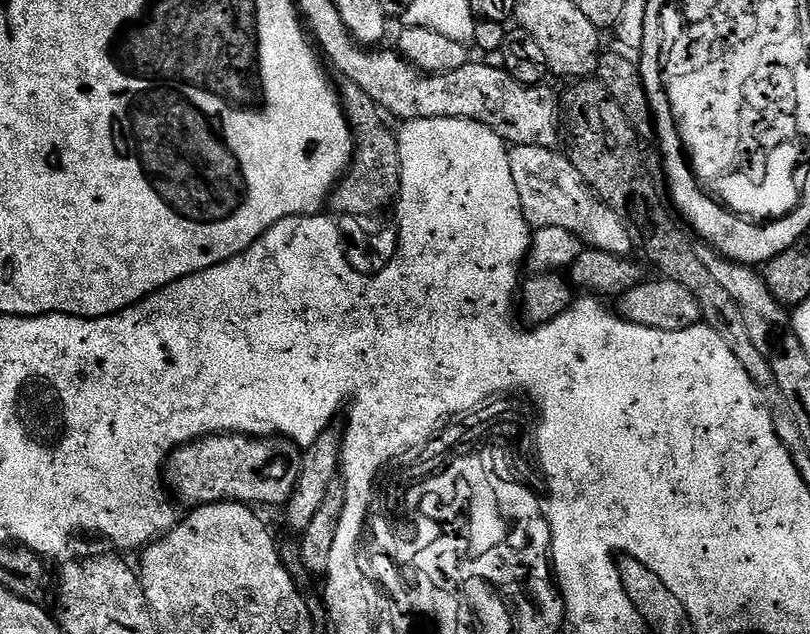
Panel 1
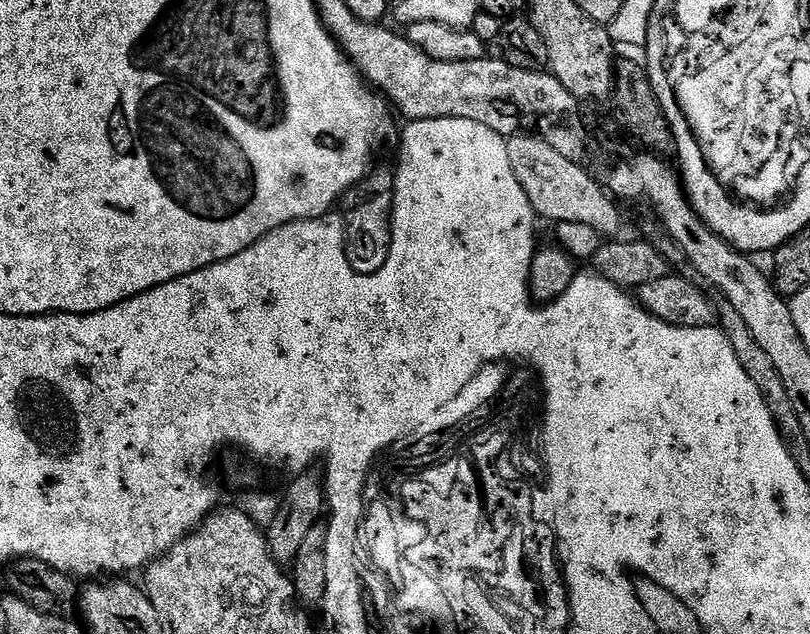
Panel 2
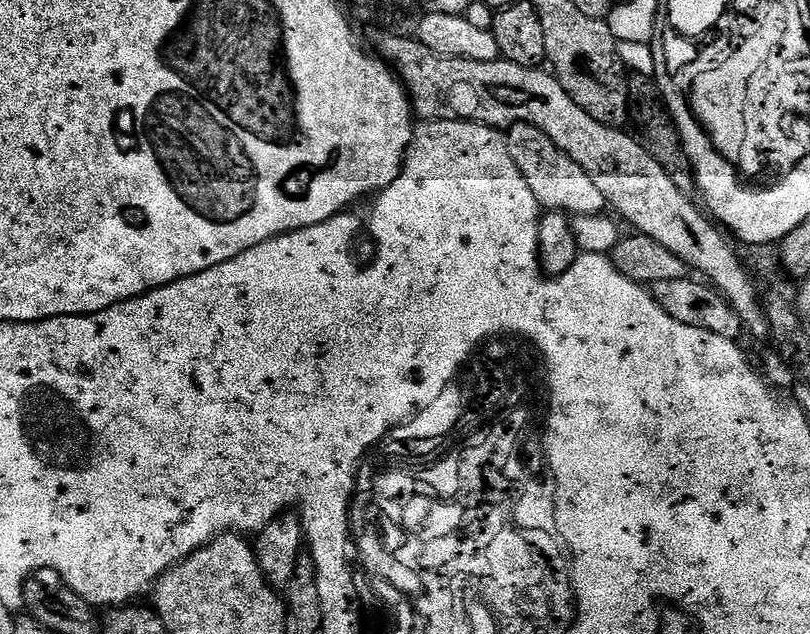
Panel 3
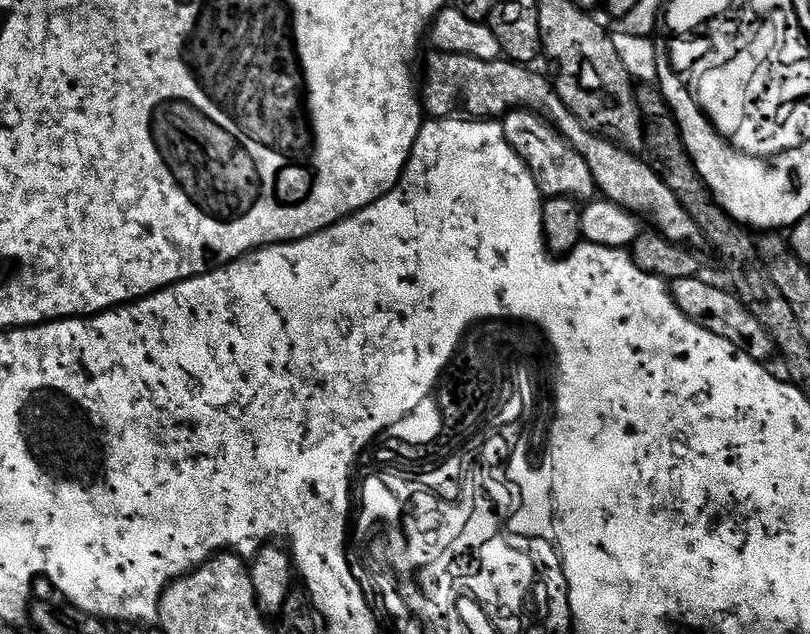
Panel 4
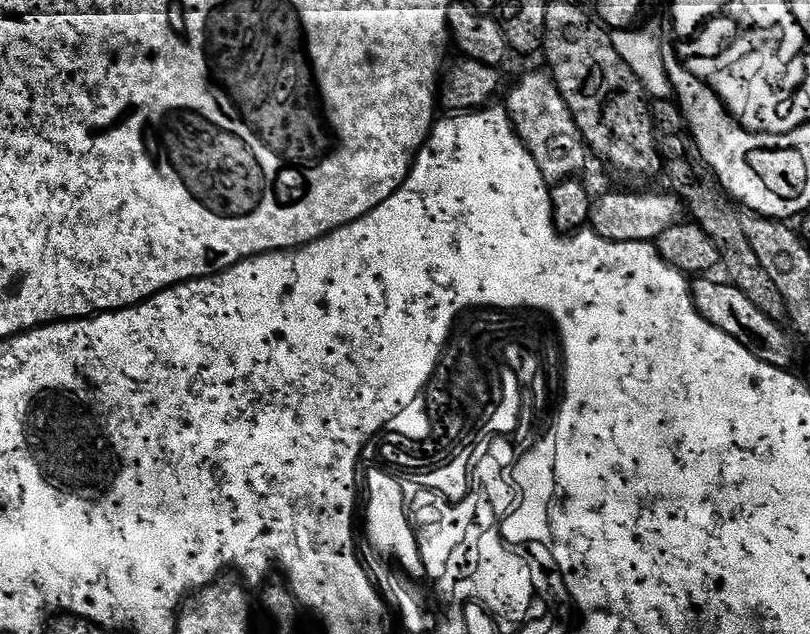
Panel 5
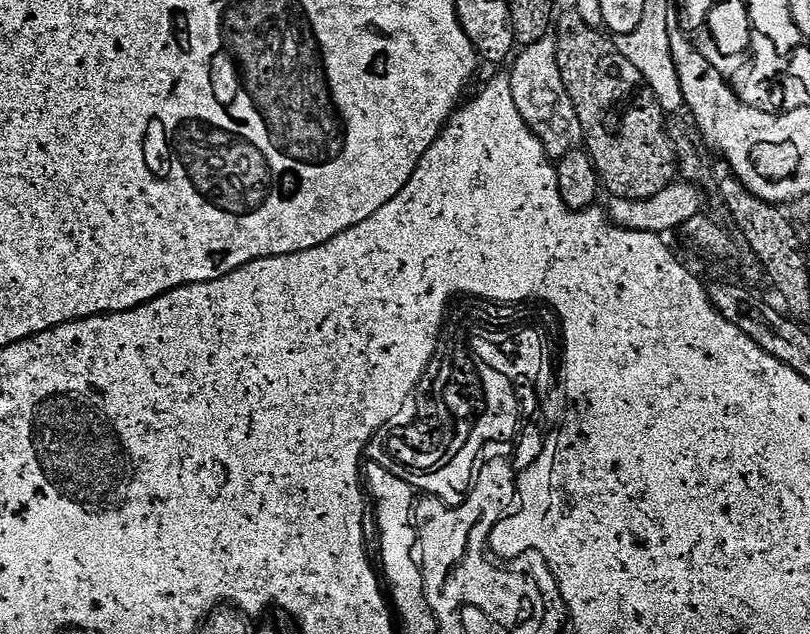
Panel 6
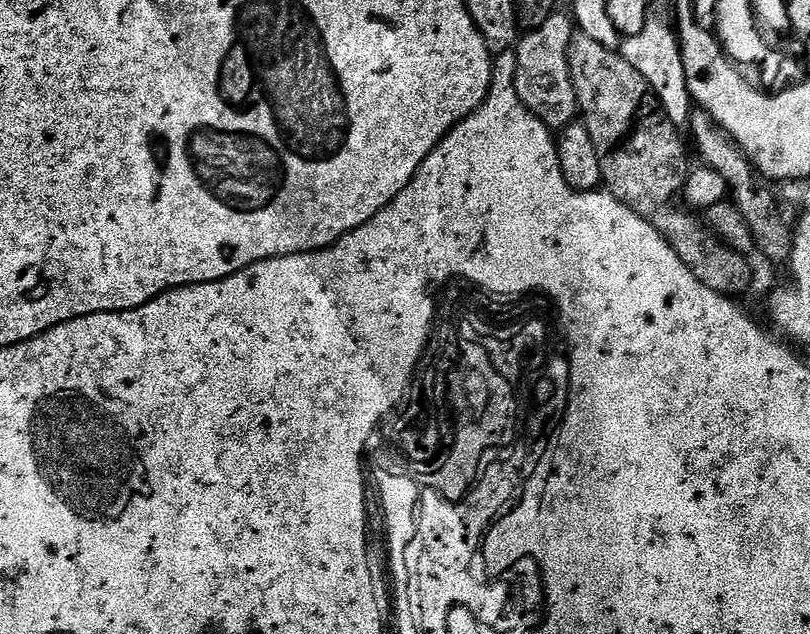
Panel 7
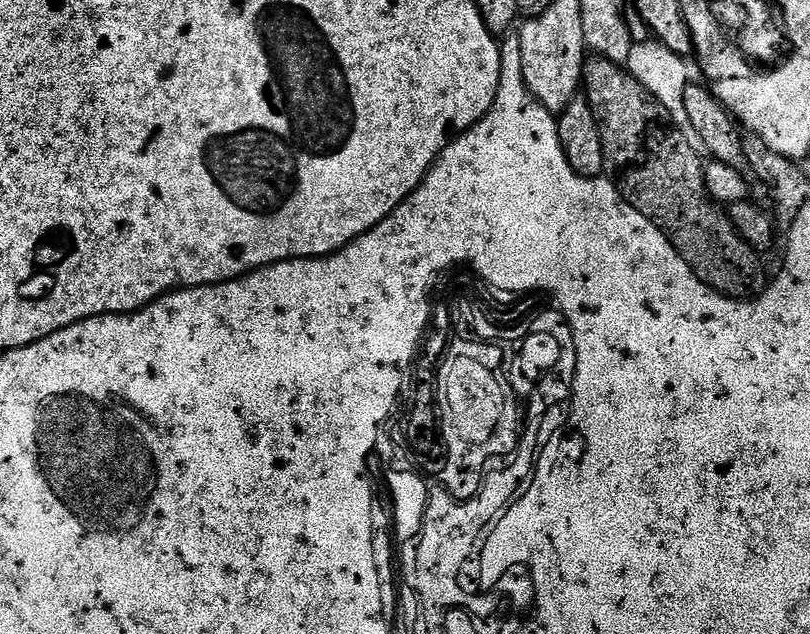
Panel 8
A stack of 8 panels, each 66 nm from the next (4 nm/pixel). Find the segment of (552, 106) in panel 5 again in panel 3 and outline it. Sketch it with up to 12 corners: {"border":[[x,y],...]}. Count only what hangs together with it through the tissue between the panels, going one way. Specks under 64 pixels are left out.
{"border":[[507,129],[514,166],[549,212],[598,216],[602,193],[542,130]]}

